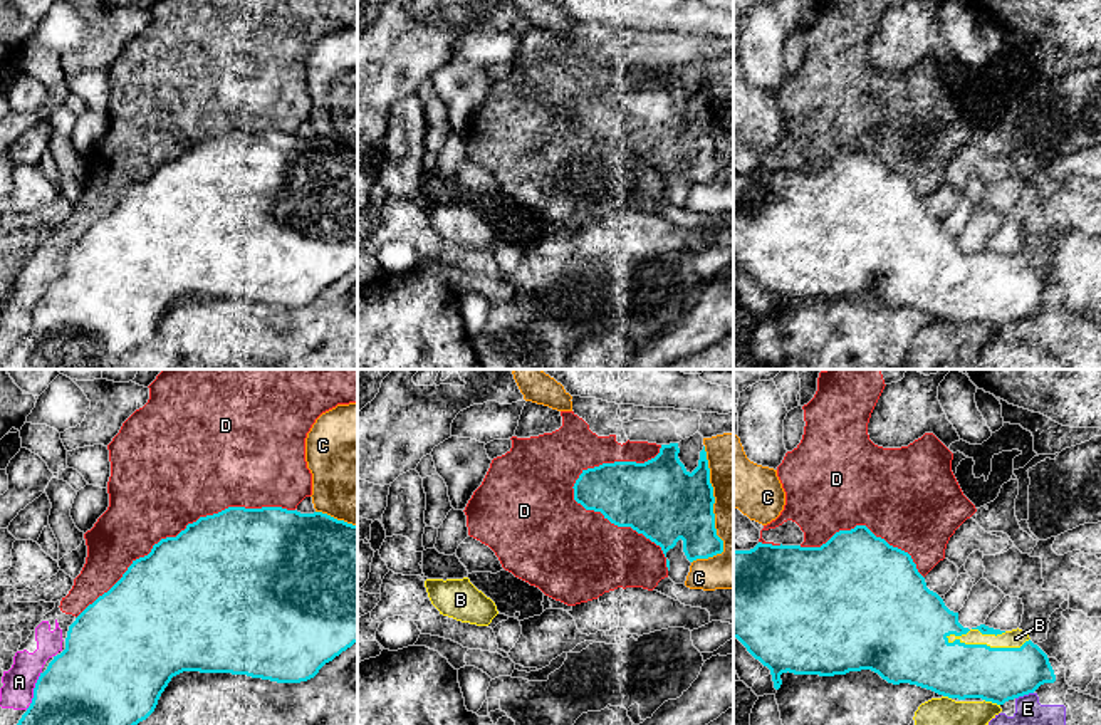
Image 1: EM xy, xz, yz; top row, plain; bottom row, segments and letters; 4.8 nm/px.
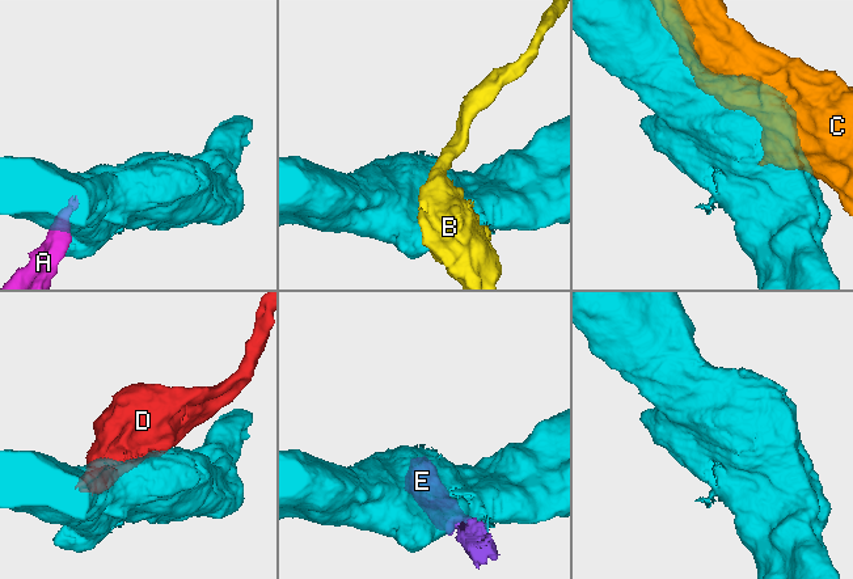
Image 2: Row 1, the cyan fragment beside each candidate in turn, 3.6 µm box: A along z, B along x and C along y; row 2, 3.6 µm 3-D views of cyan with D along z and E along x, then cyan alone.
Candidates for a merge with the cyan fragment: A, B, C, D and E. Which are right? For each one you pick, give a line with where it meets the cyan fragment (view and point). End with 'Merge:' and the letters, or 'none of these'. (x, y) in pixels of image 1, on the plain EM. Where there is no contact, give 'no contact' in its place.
Merge: none of these

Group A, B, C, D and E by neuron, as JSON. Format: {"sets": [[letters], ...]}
{"sets": [["A", "D"], ["B"], ["C"], ["E"]]}

